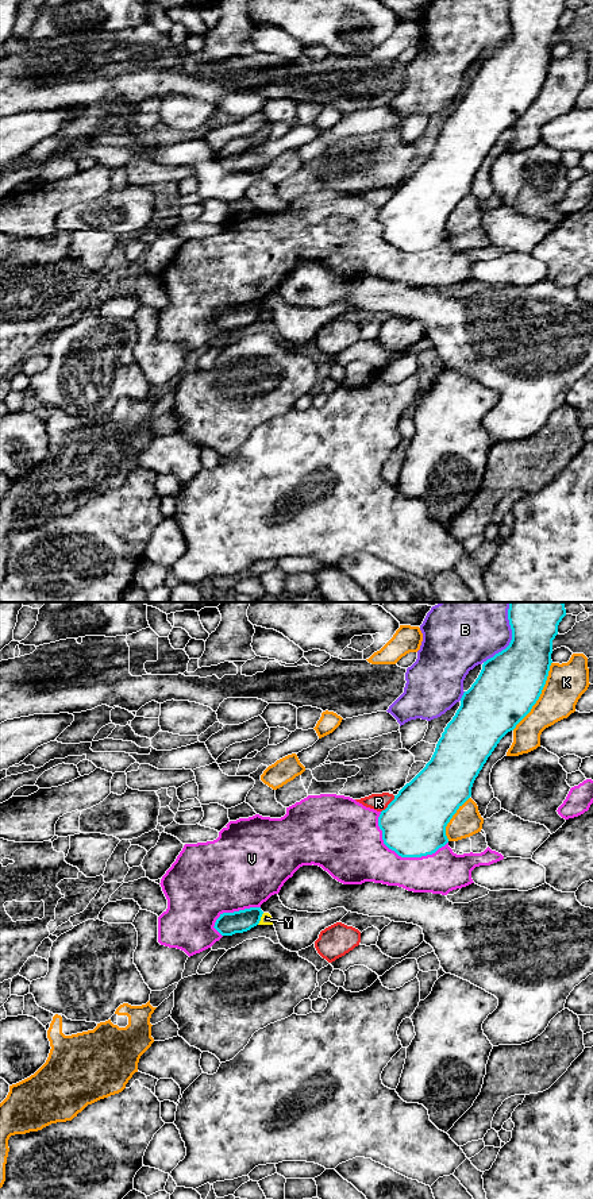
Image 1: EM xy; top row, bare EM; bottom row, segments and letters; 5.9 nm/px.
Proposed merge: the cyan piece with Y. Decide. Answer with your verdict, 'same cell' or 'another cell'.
another cell

